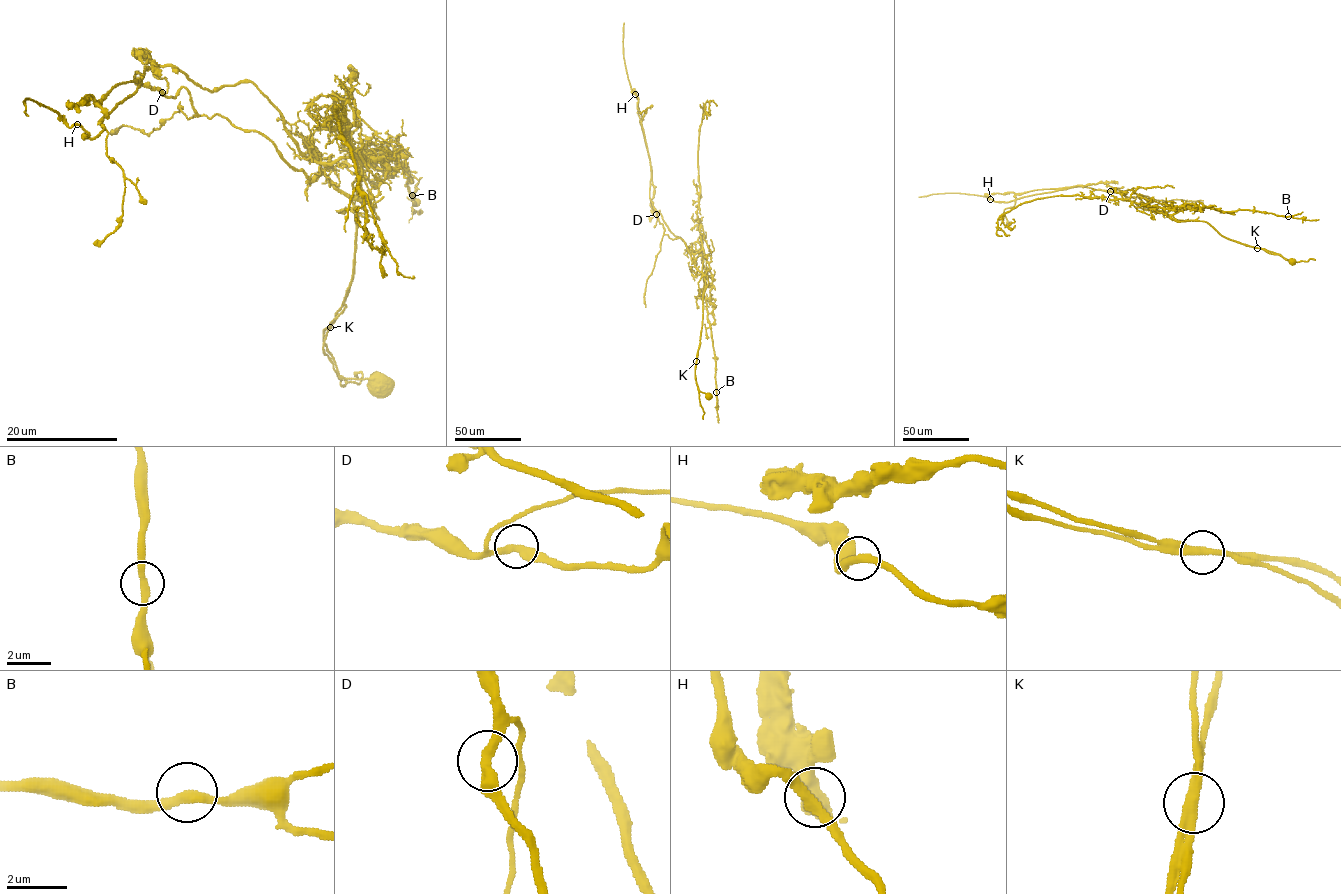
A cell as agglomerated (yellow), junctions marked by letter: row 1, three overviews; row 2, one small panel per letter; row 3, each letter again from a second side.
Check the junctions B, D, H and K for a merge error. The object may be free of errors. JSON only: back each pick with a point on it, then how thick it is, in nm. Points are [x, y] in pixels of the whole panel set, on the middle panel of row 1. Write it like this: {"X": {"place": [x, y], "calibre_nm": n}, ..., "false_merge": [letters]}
{"K": {"place": [696, 361], "calibre_nm": 320}, "false_merge": ["K"]}

